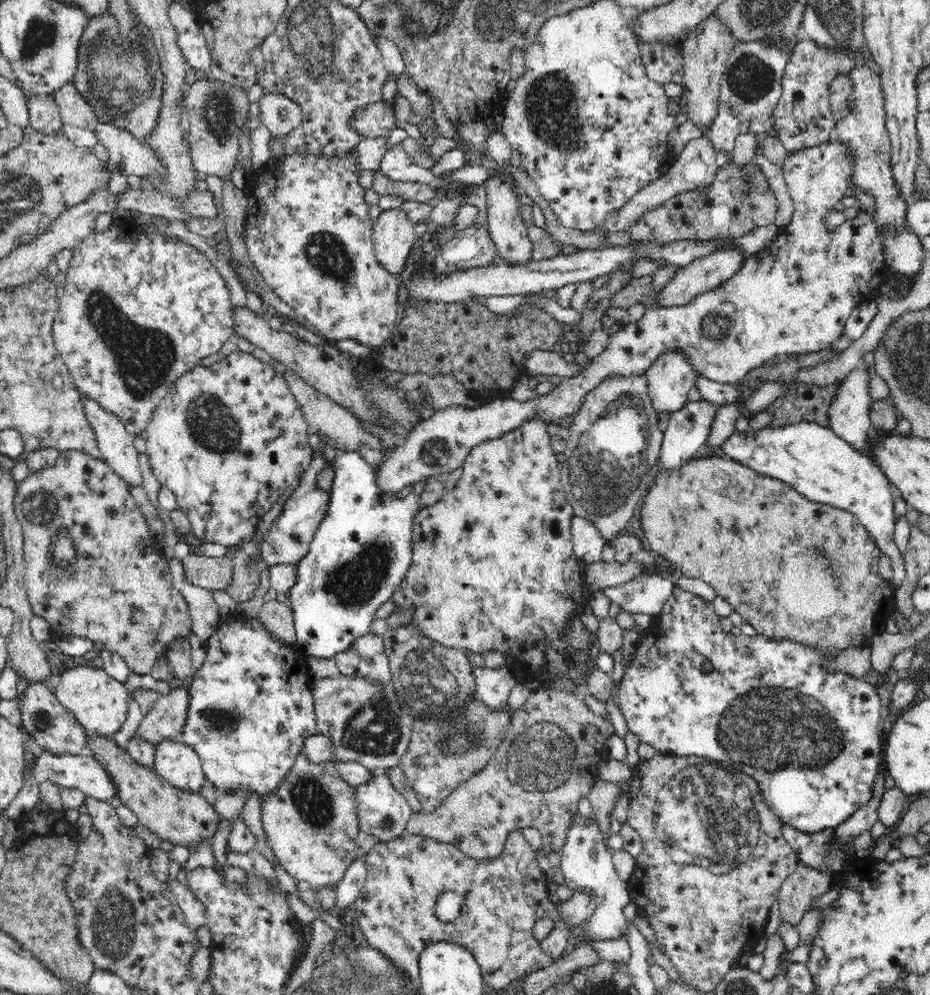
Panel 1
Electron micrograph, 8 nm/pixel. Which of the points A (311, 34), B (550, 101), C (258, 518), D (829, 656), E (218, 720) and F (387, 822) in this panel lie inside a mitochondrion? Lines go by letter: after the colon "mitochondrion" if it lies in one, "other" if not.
A: mitochondrion
B: mitochondrion
C: other
D: other
E: mitochondrion
F: mitochondrion

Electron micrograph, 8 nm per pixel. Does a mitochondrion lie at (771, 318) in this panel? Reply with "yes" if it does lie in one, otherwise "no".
no

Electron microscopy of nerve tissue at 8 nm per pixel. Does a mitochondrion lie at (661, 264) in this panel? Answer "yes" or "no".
no

